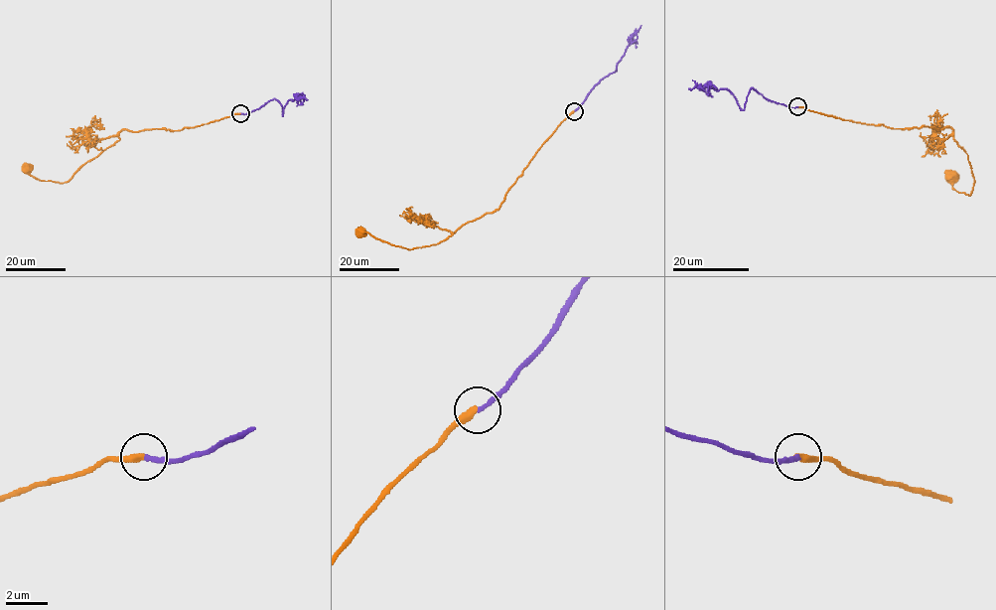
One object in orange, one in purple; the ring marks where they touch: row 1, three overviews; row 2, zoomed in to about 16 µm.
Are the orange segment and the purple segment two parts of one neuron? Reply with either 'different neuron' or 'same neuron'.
same neuron

